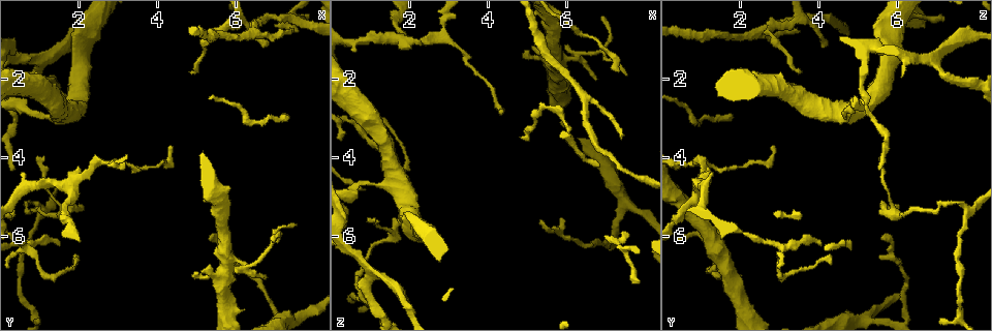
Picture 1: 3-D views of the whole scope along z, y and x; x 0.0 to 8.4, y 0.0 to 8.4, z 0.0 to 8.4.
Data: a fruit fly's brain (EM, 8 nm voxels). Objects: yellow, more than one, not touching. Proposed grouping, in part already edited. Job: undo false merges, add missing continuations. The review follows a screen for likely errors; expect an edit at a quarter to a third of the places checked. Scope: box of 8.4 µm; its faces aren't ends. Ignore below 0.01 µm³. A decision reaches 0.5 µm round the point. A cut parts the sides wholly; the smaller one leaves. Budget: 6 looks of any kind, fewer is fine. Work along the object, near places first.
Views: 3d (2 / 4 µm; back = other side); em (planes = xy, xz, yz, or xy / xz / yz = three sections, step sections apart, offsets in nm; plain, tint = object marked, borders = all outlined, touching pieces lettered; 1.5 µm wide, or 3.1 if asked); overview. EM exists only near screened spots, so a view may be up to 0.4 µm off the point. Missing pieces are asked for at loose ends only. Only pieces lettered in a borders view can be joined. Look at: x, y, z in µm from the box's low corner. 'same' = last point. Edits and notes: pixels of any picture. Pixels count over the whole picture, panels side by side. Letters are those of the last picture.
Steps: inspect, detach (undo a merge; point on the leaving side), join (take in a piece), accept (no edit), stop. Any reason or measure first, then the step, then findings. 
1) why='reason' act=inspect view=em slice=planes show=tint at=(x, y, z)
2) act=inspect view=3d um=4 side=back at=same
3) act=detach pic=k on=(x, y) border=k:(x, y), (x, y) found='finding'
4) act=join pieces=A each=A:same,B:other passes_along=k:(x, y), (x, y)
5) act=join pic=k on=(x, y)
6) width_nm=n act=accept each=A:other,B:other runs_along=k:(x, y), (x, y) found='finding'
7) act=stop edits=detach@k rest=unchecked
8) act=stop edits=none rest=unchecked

why='a narrow waist' act=inspect view=em slice=yz step=4 show=tint at=(6.55, 3.15, 0.95)

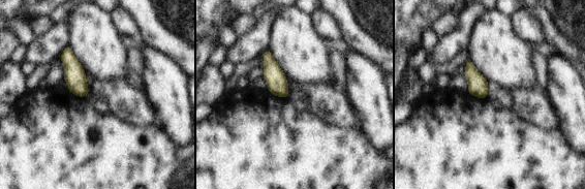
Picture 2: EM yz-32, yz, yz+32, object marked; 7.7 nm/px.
why='another direction' act=inspect view=em slice=planes show=borders at=same

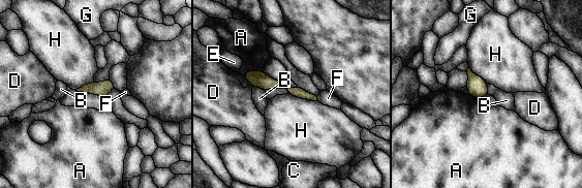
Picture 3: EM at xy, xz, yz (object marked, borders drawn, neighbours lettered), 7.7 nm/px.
longest_contact=H:240nm act=accept each=A:other,B:other,C:other,D:other,E:other,F:other,G:other,H:other found='continuous, no second neuron'

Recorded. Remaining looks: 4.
why='free end' act=inspect view=em slice=planes show=borders at=(4.85, 1.90, 3.50)

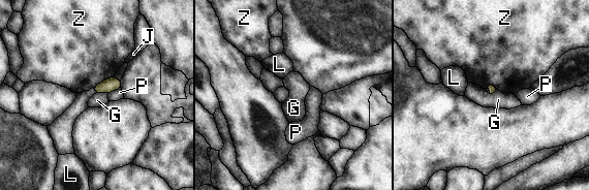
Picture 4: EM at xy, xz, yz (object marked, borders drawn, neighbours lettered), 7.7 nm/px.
act=accept each=G:other,J:other,L:other,P:other,Z:other border=4:(107, 93), (95, 94) found='none of them fits'

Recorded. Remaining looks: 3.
why='branch stops here' act=inspect view=3d um=4 side=back at=(2.10, 5.25, 6.05)

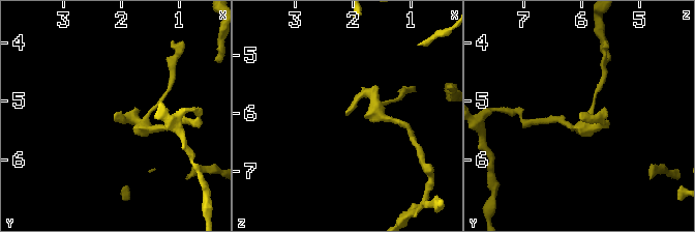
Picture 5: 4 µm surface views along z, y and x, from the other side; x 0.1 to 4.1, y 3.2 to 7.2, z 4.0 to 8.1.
act=inspect view=em slice=xy step=8 show=tint at=(2.05, 5.20, 6.00)

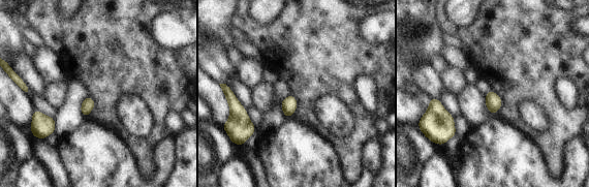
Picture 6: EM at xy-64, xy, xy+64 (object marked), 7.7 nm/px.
why='cut it another way' act=inspect view=em slice=planes show=borders at=same

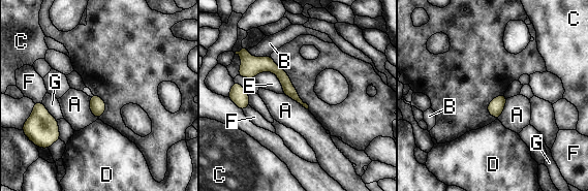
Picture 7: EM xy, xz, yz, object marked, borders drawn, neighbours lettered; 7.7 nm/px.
act=accept each=A:other,B:other,C:other,D:other,E:other,F:other,G:other runs_along=7:(249, 73), (273, 67), (297, 98) found='none of them fits'

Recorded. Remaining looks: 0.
act=stop edits=none rest=unchecked

